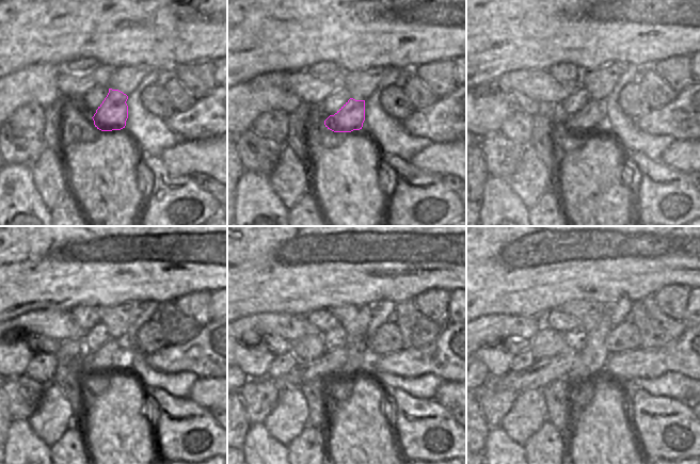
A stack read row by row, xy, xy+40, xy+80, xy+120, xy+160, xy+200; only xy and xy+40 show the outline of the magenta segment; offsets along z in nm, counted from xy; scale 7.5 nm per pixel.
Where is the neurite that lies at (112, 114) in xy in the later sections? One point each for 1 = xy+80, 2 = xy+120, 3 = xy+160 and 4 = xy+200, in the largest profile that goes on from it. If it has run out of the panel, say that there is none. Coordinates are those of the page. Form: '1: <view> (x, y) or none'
1: xy+80 (590, 117)
2: xy+120 (113, 351)
3: xy+160 (332, 360)
4: xy+200 (543, 372)

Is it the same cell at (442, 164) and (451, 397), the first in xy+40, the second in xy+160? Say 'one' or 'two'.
one

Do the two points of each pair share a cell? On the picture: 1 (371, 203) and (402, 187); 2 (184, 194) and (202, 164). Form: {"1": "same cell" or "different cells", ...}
{"1": "different cells", "2": "different cells"}

